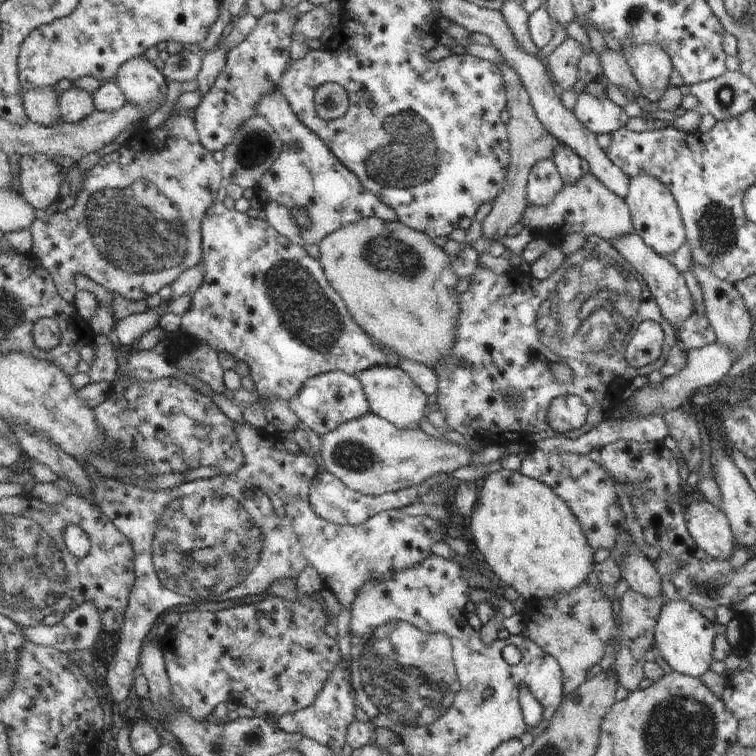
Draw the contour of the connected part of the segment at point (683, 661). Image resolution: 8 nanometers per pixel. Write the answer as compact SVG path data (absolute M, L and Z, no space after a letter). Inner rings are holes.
M683 600L667 601L654 630L655 652L672 671L697 679L713 660L712 642L715 635L714 622L701 617L690 604Z

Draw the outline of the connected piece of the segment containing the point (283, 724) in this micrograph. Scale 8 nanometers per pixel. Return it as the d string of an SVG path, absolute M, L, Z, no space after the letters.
M341 660L339 666L331 673L323 690L316 701L306 709L295 714L282 716L277 724L288 733L301 733L306 737L319 741L321 744L332 748L335 754L341 754L341 748L347 743L347 733L355 719L357 712L356 694L352 685L352 669L349 662Z

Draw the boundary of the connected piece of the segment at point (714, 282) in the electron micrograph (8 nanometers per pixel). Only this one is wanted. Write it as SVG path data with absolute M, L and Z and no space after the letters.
M693 262L690 265L690 273L695 277L699 290L701 290L704 315L709 326L713 329L715 341L719 341L723 346L726 346L738 360L745 352L749 334L754 328L750 314L744 307L744 302L740 299L739 293L730 282L717 278L711 271L708 271L708 268L701 267Z

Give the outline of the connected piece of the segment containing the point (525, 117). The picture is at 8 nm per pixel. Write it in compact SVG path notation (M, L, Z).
M501 54L500 56L502 63L499 66L503 78L506 80L507 110L510 113L510 121L507 123L510 132L510 171L502 188L502 193L494 202L487 218L480 223L483 239L498 243L507 236L509 228L513 228L515 224L519 224L524 219L524 212L529 204L528 178L533 166L543 159L541 152L543 150L553 150L554 153L554 148L561 143L550 132L547 132L547 129L539 120L528 90L525 88L519 74L514 71L514 68L506 62Z

